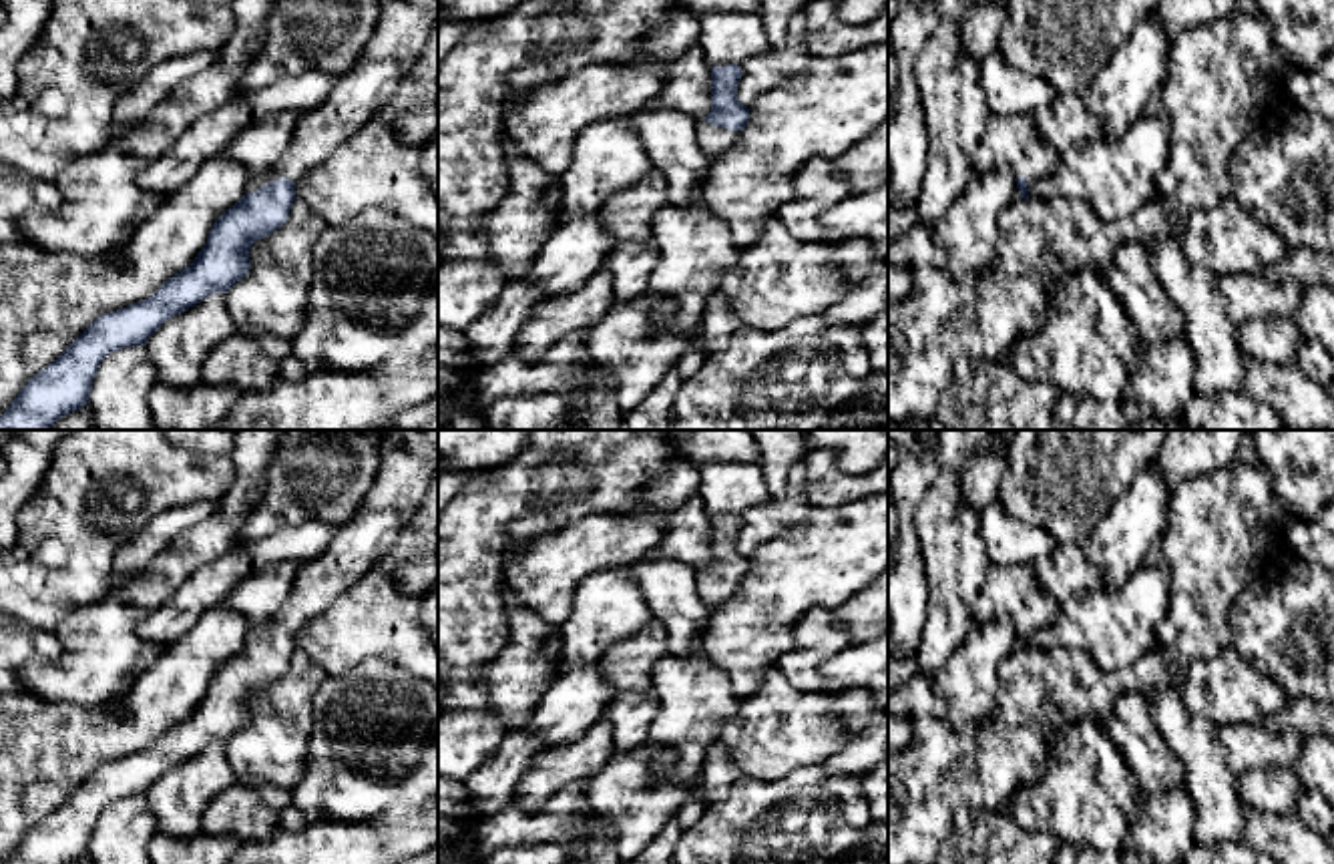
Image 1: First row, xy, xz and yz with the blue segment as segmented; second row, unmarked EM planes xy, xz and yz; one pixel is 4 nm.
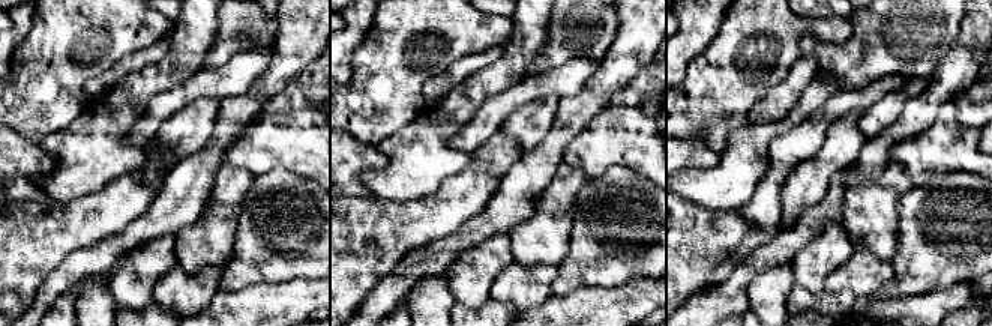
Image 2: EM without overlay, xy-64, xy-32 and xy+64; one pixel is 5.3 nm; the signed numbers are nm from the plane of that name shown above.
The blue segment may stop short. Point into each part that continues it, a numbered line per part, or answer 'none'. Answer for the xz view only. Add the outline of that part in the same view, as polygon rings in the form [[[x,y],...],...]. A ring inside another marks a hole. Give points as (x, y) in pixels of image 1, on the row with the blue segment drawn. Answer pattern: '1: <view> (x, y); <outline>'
1: xz (714, 141); [[[697,121],[697,143],[709,157],[719,157],[731,151],[739,143],[741,135],[743,131],[729,131],[713,127],[707,121]]]

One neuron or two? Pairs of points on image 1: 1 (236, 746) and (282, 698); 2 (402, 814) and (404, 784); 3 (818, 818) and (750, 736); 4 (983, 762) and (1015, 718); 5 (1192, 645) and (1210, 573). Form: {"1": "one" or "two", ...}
{"1": "one", "2": "two", "3": "two", "4": "one", "5": "one"}

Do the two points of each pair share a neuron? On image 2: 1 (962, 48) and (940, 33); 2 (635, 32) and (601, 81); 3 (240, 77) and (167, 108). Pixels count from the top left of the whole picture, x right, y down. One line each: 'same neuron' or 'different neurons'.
1: different neurons
2: same neuron
3: same neuron

